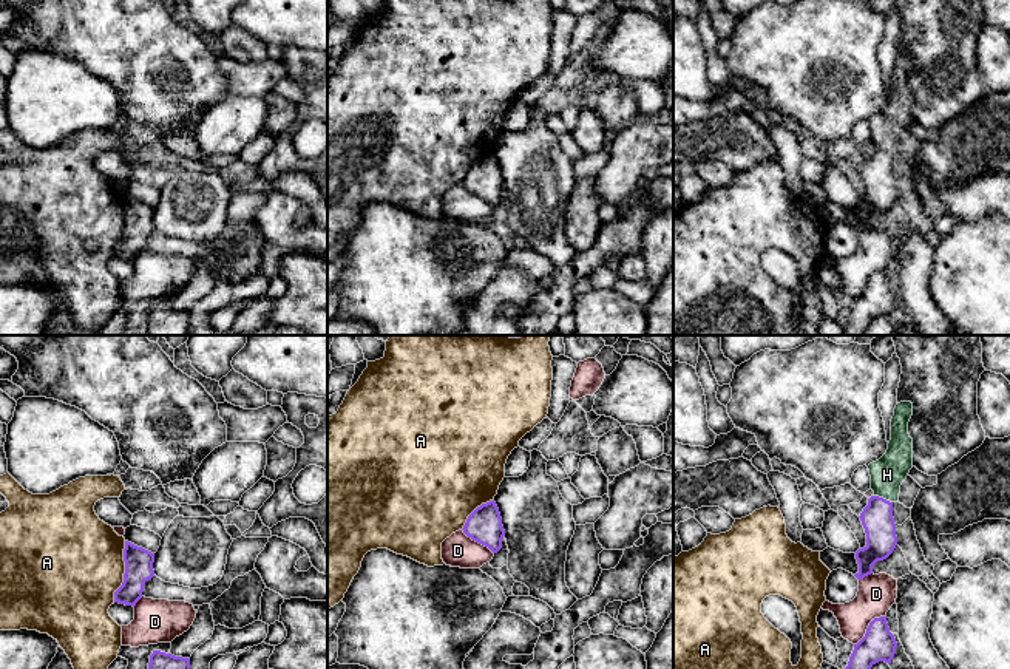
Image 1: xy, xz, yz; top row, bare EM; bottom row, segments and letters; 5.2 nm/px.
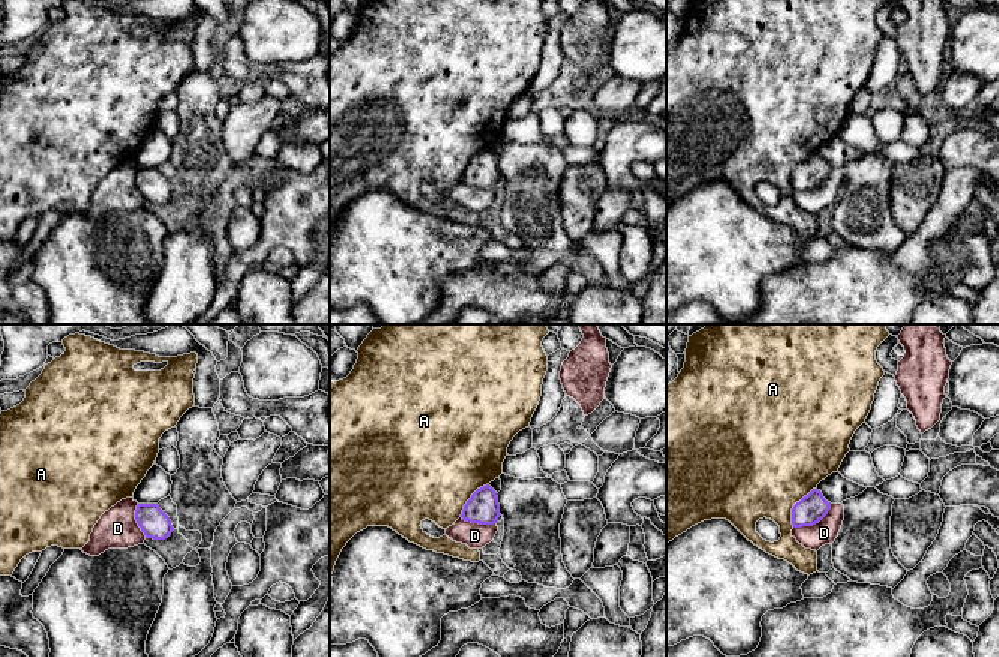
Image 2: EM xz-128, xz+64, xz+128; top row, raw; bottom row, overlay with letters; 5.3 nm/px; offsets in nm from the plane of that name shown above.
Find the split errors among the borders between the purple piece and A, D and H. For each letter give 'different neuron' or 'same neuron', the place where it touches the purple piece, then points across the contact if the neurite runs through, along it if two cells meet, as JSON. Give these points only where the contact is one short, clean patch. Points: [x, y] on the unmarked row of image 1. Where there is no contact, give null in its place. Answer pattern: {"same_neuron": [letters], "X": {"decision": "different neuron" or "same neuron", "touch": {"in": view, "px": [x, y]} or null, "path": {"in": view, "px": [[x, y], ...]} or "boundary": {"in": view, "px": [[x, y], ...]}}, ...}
{"same_neuron": ["H"], "A": {"decision": "different neuron", "touch": {"in": "xy", "px": [125, 226]}}, "D": {"decision": "different neuron", "touch": {"in": "yz", "px": [868, 280]}}, "H": {"decision": "same neuron", "touch": {"in": "yz", "px": [884, 153]}, "path": {"in": "yz", "px": [[877, 175], [879, 161], [884, 153], [887, 129]]}}}

